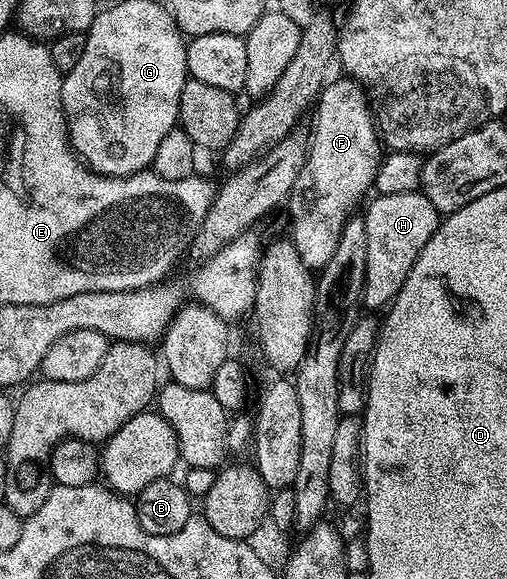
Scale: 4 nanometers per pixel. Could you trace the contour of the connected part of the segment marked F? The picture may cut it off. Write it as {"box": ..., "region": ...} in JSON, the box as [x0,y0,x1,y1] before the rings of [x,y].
{"box":[286,77,382,273],"region":[[[347,77],[325,82],[314,104],[312,135],[307,140],[308,156],[298,181],[286,200],[292,218],[290,238],[302,257],[302,265],[319,273],[334,257],[338,237],[360,198],[373,190],[376,170],[382,158],[382,143],[368,105],[368,96],[359,83]]]}

